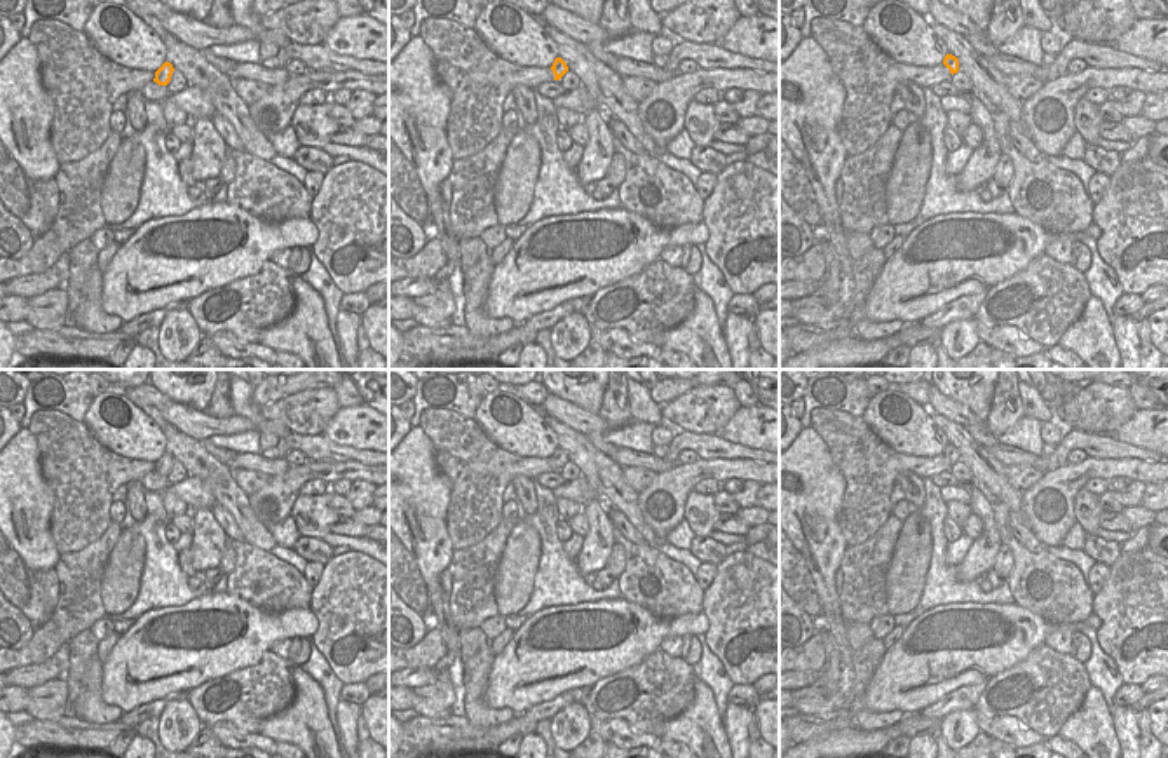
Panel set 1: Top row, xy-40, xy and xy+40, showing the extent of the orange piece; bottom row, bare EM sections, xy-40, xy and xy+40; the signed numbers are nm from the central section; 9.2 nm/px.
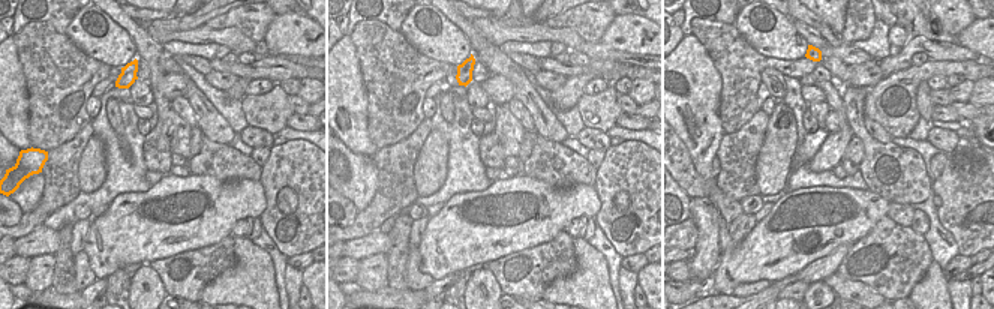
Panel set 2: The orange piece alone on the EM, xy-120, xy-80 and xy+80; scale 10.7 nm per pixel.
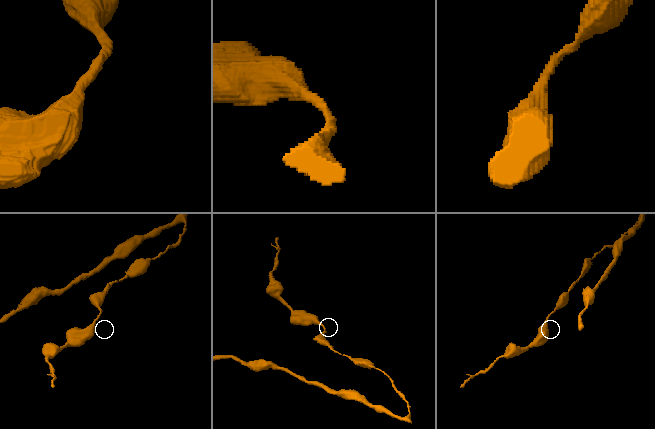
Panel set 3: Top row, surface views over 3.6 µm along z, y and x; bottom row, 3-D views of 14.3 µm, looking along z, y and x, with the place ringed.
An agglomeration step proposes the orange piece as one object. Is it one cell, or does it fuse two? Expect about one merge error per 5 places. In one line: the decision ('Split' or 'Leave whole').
Leave whole

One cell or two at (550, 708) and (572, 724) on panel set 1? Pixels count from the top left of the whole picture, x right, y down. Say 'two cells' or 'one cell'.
two cells

